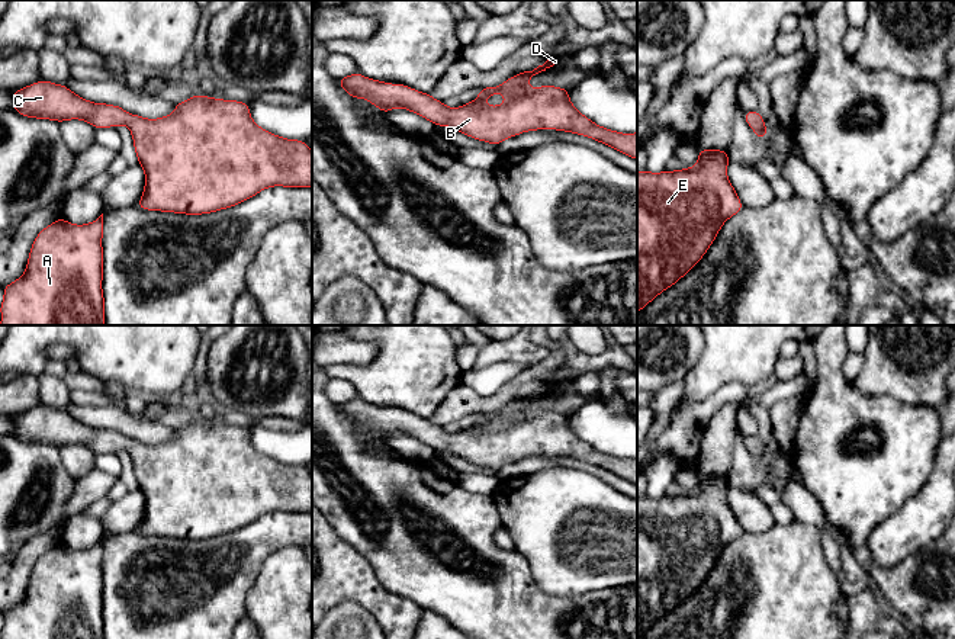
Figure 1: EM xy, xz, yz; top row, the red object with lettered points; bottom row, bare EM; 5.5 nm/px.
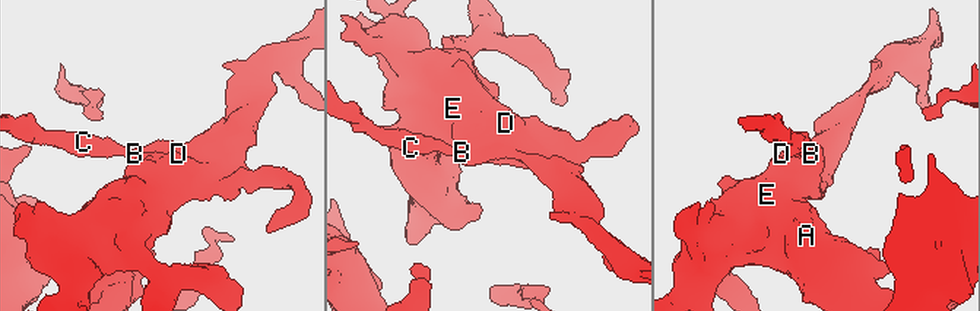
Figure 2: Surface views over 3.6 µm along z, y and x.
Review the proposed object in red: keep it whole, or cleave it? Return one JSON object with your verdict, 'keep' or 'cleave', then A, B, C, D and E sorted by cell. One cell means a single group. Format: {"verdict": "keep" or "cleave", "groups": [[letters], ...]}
{"verdict": "keep", "groups": [["A", "B", "C", "D", "E"]]}

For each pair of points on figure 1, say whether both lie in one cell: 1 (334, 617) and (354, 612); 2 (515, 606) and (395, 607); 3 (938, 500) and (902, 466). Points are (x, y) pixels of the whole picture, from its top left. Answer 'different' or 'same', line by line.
1: same
2: different
3: different

